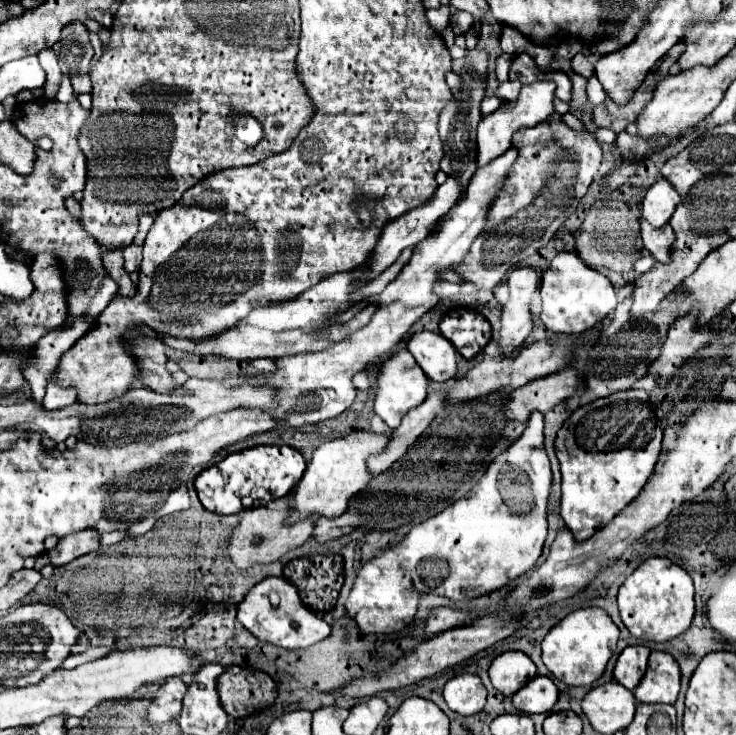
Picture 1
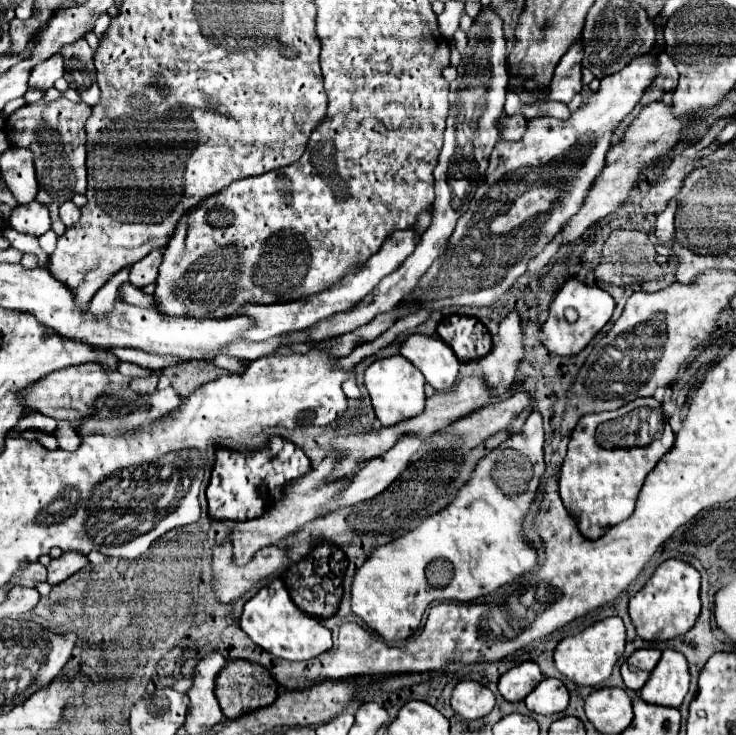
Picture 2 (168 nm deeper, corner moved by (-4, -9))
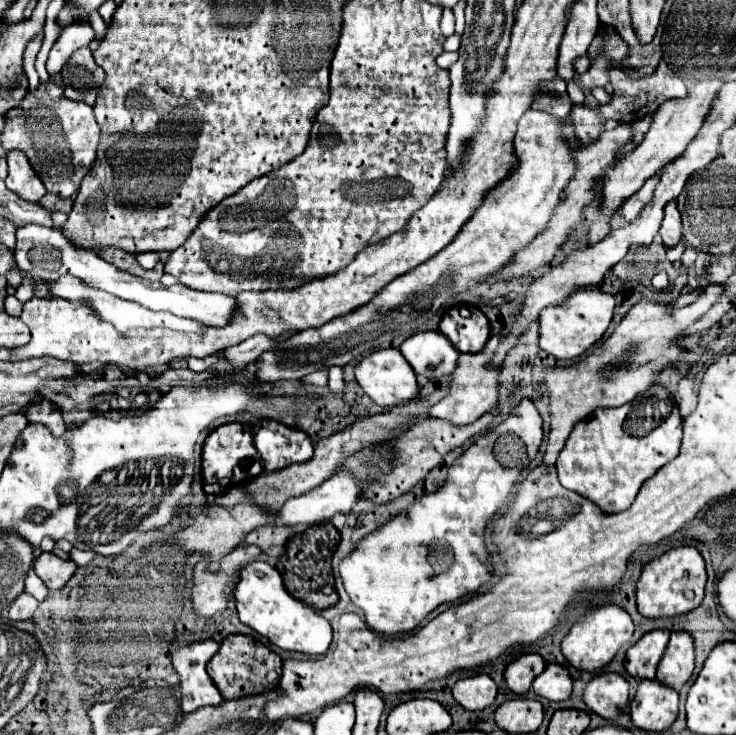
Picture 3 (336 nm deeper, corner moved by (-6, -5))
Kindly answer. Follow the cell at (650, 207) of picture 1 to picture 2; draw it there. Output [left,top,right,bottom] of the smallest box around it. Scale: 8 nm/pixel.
[654,199,676,243]

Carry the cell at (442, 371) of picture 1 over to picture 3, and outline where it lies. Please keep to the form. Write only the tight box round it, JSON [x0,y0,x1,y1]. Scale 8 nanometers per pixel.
[400,331,458,379]

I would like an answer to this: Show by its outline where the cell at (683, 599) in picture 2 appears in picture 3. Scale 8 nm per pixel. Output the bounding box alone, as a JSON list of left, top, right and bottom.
[636,547,706,619]

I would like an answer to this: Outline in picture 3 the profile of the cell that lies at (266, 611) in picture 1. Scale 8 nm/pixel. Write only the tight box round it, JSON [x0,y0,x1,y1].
[234,561,332,655]

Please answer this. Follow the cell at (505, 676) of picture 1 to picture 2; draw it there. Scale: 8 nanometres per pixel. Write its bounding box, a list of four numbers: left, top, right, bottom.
[498,661,542,701]

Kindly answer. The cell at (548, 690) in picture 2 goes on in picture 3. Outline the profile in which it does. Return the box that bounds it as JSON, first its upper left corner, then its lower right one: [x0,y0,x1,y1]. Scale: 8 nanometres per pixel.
[532,663,572,701]

